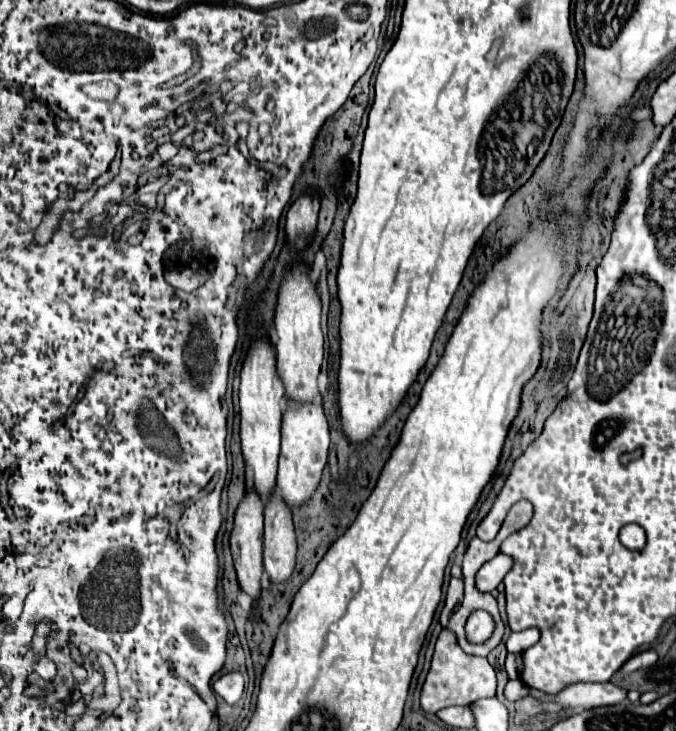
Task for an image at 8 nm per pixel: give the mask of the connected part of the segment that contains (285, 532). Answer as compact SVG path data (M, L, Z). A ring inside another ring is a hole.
M277 492L265 504L265 536L263 536L263 560L271 582L283 584L295 570L297 542L291 512L283 508Z

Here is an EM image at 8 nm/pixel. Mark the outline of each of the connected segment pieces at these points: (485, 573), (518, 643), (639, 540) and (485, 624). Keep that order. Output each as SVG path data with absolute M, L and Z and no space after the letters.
M497 554L495 560L489 560L487 564L483 564L479 568L479 572L475 576L477 590L479 592L491 592L491 590L495 590L509 570L511 570L511 558L503 556L503 554Z
M527 628L527 630L521 630L521 632L513 632L513 634L507 638L505 646L507 646L507 652L511 652L511 654L521 654L521 652L527 650L529 646L537 644L539 638L541 638L541 632L539 632L537 628Z
M627 524L620 530L619 539L631 550L642 550L646 544L646 534L637 524Z
M475 610L467 620L465 632L467 632L467 638L471 638L473 642L483 642L483 638L491 636L493 628L495 628L495 624L493 624L491 616L484 610Z

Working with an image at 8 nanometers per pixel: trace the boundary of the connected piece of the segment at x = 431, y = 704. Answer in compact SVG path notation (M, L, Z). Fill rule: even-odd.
M441 630L437 644L435 644L435 654L433 662L427 674L427 680L423 684L421 692L421 708L425 712L439 712L441 708L455 706L455 704L471 704L479 698L495 696L497 690L497 676L495 668L487 662L487 658L477 658L471 654L465 654L461 646L457 644L457 636L453 630Z

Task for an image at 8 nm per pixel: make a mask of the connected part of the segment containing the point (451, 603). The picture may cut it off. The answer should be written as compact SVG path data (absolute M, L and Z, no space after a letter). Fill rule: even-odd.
M451 578L449 582L449 590L447 590L447 598L445 598L445 606L443 606L443 612L441 612L441 626L447 628L449 624L449 618L451 618L451 612L455 612L455 608L462 602L464 595L464 583L463 580L457 580L457 578Z

